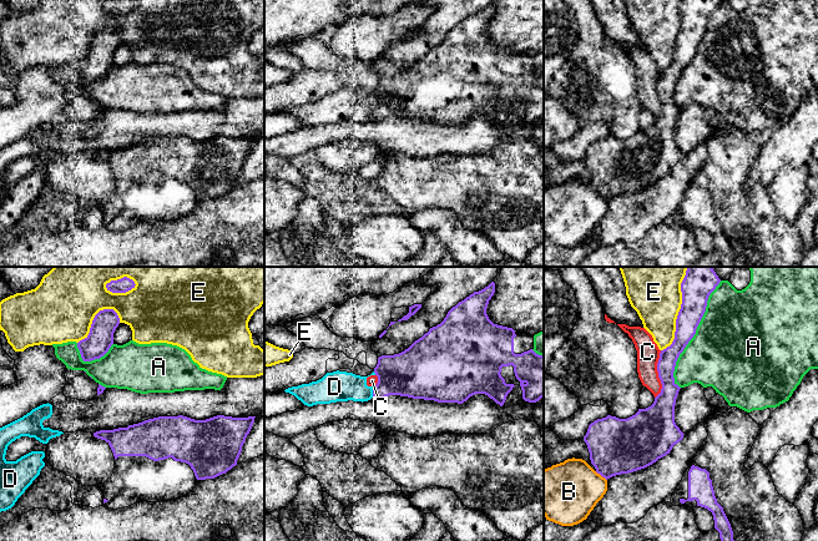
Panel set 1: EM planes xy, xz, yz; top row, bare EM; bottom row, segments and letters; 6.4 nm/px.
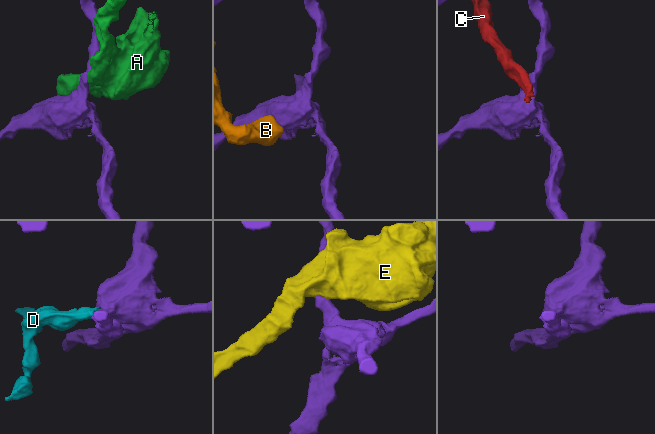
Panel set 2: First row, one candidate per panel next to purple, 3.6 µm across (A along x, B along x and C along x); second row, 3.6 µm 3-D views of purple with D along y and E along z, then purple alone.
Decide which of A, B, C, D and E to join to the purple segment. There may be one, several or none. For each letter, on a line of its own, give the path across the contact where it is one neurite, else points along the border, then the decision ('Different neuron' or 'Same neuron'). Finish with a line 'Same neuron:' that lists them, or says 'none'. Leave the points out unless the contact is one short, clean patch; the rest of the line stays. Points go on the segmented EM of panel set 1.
A: Different neuron
B: Different neuron
C: Boundary: yz (661, 350), (657, 363), (661, 392), (655, 398). Different neuron
D: Different neuron
E: Different neuron
Same neuron: none

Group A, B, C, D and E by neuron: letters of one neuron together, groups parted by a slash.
A / B / C D / E

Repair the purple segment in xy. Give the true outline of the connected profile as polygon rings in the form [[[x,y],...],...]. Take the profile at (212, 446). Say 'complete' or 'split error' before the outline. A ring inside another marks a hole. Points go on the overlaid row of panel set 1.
split error; [[[183,415],[158,416],[127,428],[94,433],[110,445],[115,456],[112,476],[97,485],[103,492],[103,505],[117,510],[141,501],[172,501],[190,494],[202,480],[226,474],[237,465],[254,418],[217,415],[195,420]]]

